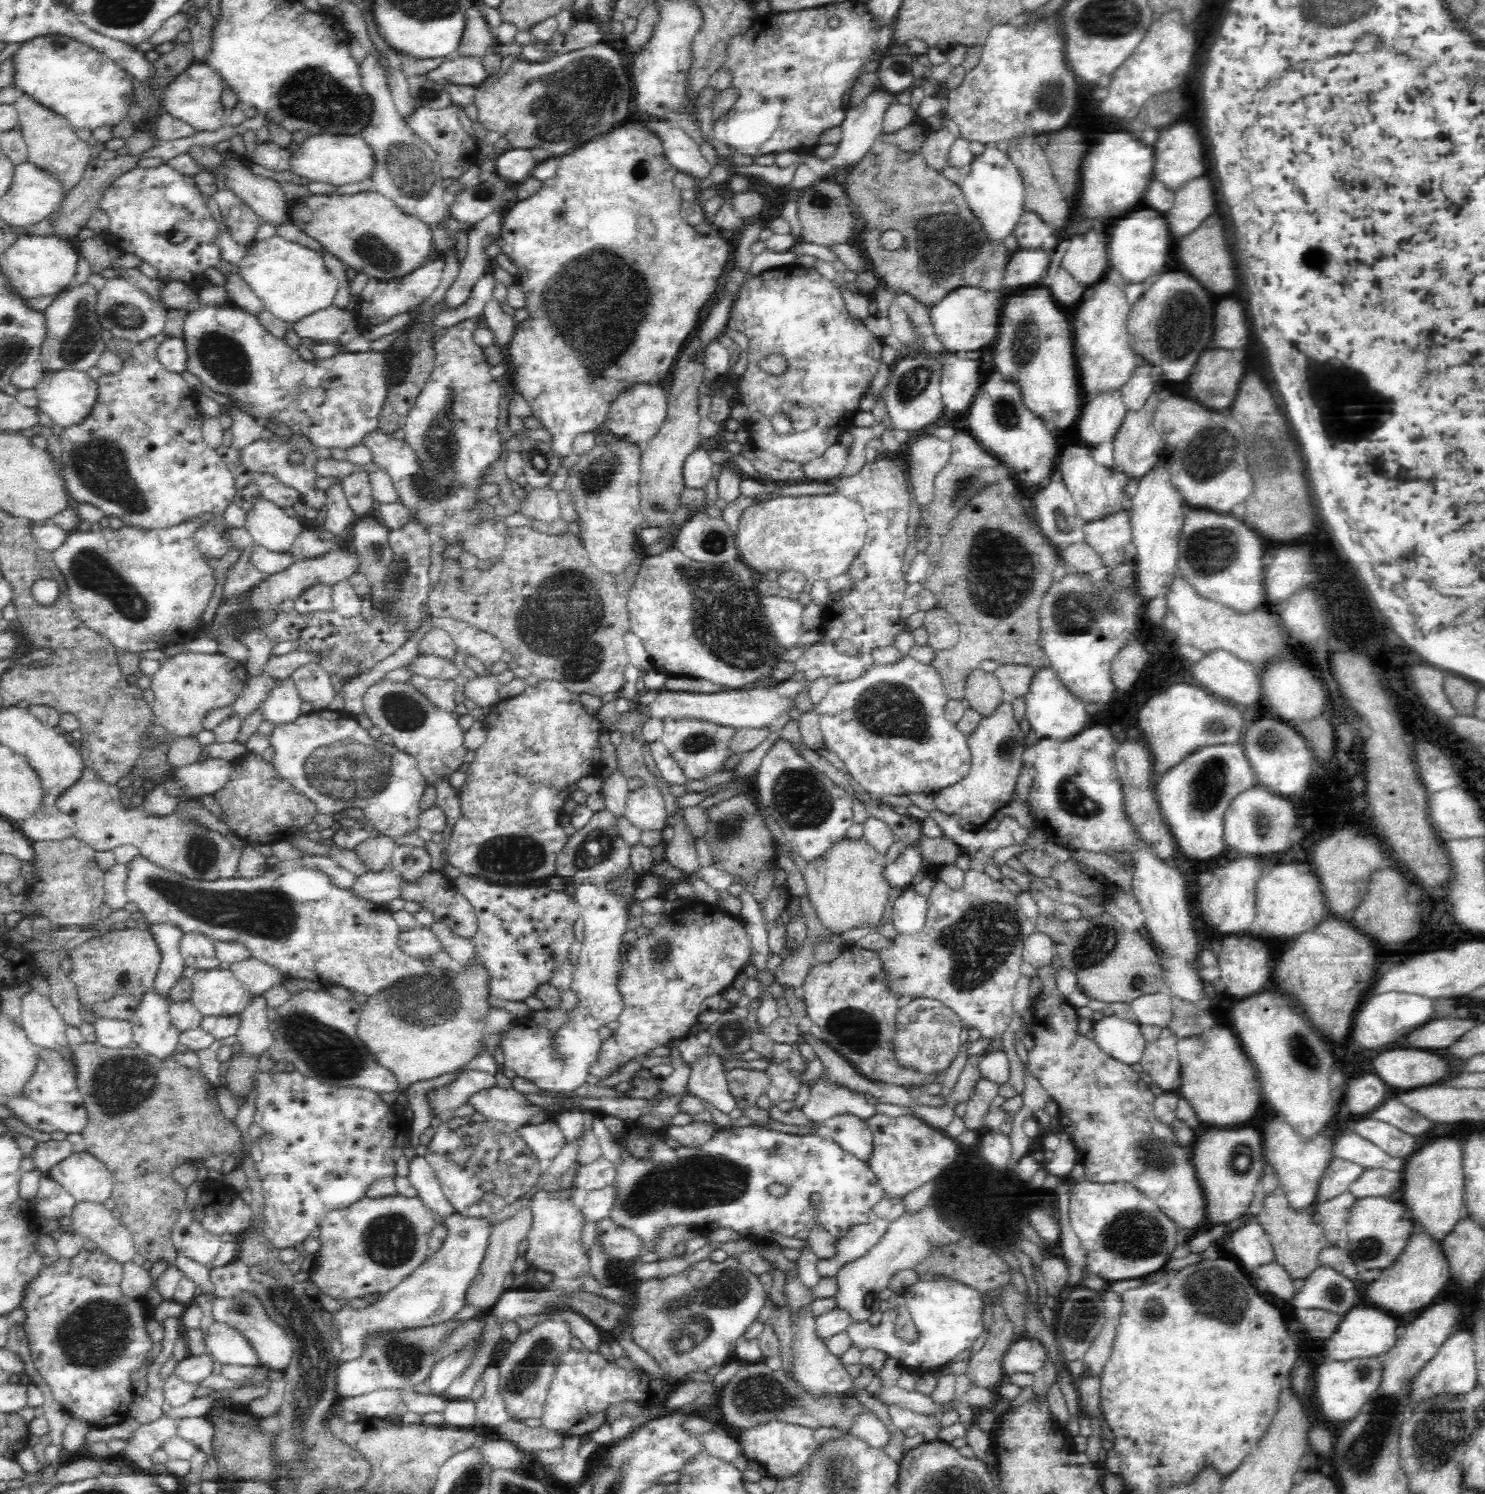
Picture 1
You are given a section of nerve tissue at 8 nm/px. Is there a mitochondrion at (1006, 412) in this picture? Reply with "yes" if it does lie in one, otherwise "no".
yes

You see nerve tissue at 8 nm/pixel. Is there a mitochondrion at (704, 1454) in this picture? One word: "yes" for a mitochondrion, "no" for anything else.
no

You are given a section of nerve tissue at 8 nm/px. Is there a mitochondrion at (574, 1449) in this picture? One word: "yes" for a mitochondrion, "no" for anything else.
no

